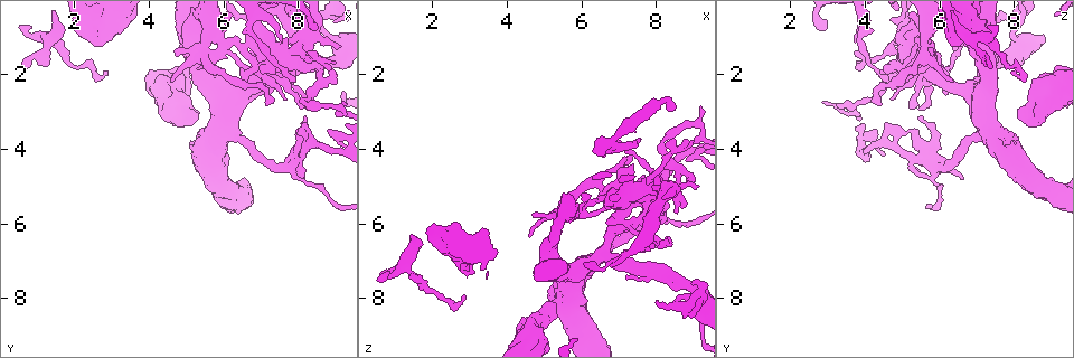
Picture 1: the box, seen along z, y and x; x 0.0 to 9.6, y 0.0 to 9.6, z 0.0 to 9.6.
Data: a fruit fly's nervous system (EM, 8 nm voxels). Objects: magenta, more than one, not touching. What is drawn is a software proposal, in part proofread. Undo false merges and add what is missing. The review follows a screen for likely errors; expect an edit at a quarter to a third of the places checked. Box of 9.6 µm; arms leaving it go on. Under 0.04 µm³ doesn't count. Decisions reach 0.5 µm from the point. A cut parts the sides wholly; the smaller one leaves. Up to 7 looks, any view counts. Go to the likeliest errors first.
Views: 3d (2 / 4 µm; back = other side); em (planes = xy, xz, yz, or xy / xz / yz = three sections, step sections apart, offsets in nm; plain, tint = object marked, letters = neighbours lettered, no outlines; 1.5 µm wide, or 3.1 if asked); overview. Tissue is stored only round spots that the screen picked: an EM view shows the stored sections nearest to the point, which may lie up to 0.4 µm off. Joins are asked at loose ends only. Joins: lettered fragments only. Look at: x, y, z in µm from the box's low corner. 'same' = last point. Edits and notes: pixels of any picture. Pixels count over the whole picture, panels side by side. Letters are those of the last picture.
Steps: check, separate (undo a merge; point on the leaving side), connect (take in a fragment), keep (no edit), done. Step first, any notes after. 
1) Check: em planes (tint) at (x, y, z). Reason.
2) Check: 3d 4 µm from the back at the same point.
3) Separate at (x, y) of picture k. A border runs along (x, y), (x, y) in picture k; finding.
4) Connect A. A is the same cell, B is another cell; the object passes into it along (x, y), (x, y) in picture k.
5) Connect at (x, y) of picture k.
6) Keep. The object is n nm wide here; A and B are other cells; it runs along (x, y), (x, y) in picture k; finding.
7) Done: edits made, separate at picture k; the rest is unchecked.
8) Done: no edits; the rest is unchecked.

Check: em planes (plain) at (3.10, 0.90, 7.35). Free end.

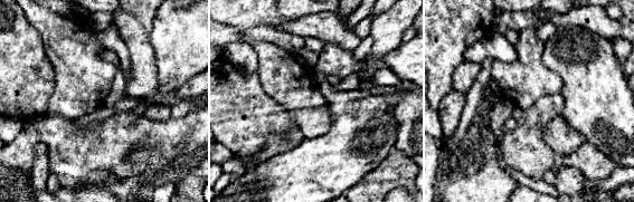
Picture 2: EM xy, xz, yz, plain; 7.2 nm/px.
Check: em planes (letters) at the same point. See the neighbours.

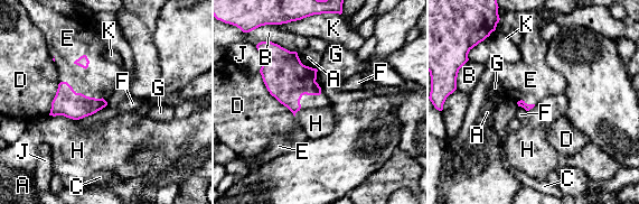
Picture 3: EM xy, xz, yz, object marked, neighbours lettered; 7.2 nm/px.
Connect E. E is the same cell, A, B, C, D, F, G, H, J and K are other cells; the object passes into it along (287, 79), (308, 94), (308, 102) in picture 3; it goes on there.

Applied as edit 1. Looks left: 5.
Check: 3d 4 µm at (7.75, 2.25, 5.40). Calibre changes.

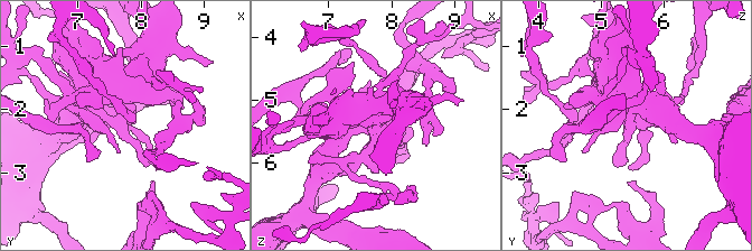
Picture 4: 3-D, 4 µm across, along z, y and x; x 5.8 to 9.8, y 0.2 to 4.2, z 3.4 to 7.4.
Check: em xz step 4 (tint) at (7.65, 2.30, 5.45). Shape alone is not enough.

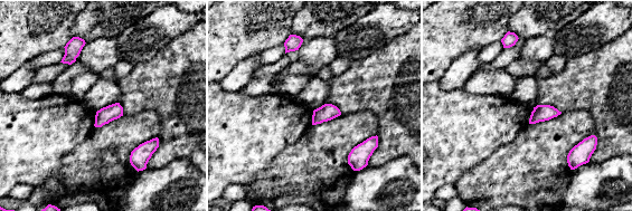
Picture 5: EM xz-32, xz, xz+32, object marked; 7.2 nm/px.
Check: em planes (letters) at the same point.

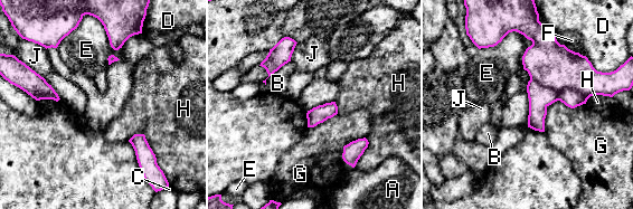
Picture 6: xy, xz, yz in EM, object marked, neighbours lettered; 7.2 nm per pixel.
Keep. A, B, C, D, E, F, G, H and J are other cells; a border runs along (585, 103), (553, 102), (544, 131) in picture 6; all the same neuron.

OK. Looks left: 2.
Check: em planes (letters) at (8.05, 4.70, 5.55). An open end.

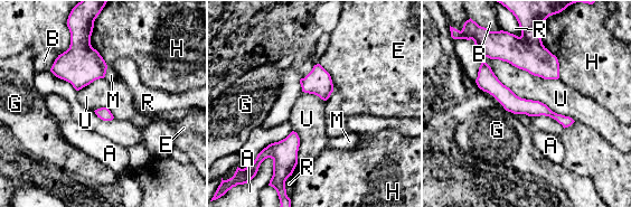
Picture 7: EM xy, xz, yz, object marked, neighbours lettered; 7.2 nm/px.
Connect M. M is the same cell, A, B, E, G, H, R and U are other cells; the object passes into it along (81, 64), (105, 72), (111, 75) in picture 7; it goes on there.

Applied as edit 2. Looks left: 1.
Done: edits made, connect at picture 3, connect at picture 7; the rest is unchecked.

